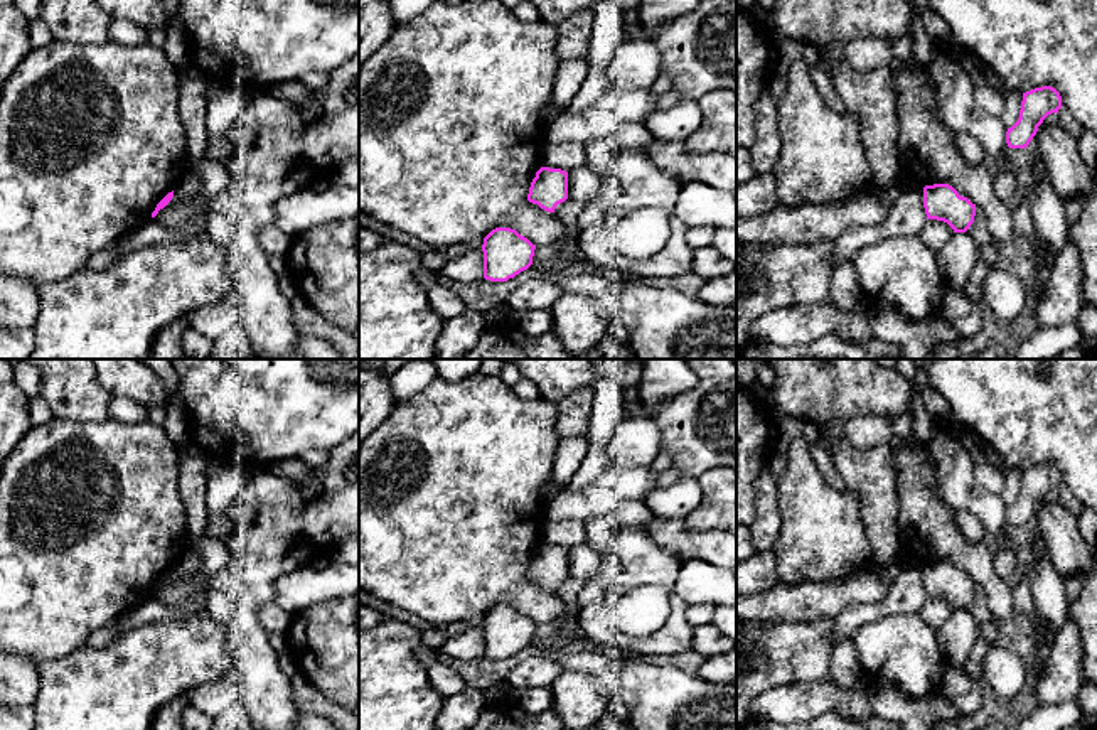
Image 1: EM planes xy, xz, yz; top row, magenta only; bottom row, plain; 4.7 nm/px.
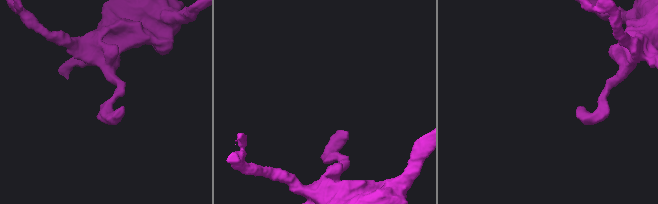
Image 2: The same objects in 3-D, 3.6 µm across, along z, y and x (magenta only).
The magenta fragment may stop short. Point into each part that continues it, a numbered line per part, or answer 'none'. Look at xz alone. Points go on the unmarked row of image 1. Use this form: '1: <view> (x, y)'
none

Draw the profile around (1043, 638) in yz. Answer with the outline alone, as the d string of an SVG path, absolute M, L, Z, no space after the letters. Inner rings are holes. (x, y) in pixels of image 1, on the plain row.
M1041 620L1036 622L1035 636L1036 636L1035 644L1036 676L1040 676L1040 671L1043 669L1045 661L1048 658L1053 636L1046 631L1046 625Z

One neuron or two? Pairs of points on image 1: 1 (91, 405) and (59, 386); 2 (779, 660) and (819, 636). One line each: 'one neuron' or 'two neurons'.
1: one neuron
2: one neuron

